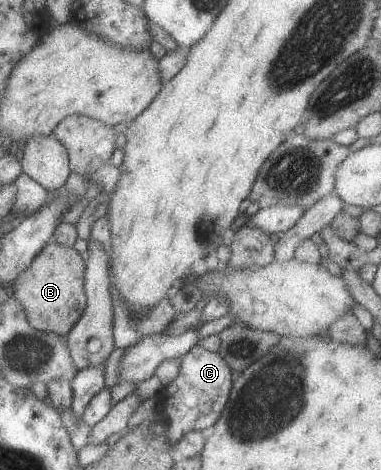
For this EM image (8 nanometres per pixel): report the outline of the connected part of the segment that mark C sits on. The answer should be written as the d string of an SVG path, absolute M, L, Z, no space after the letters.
M199 344L184 356L181 375L167 386L167 399L163 403L171 443L177 445L191 431L205 431L216 426L231 403L235 381L232 365L221 352L205 349Z

